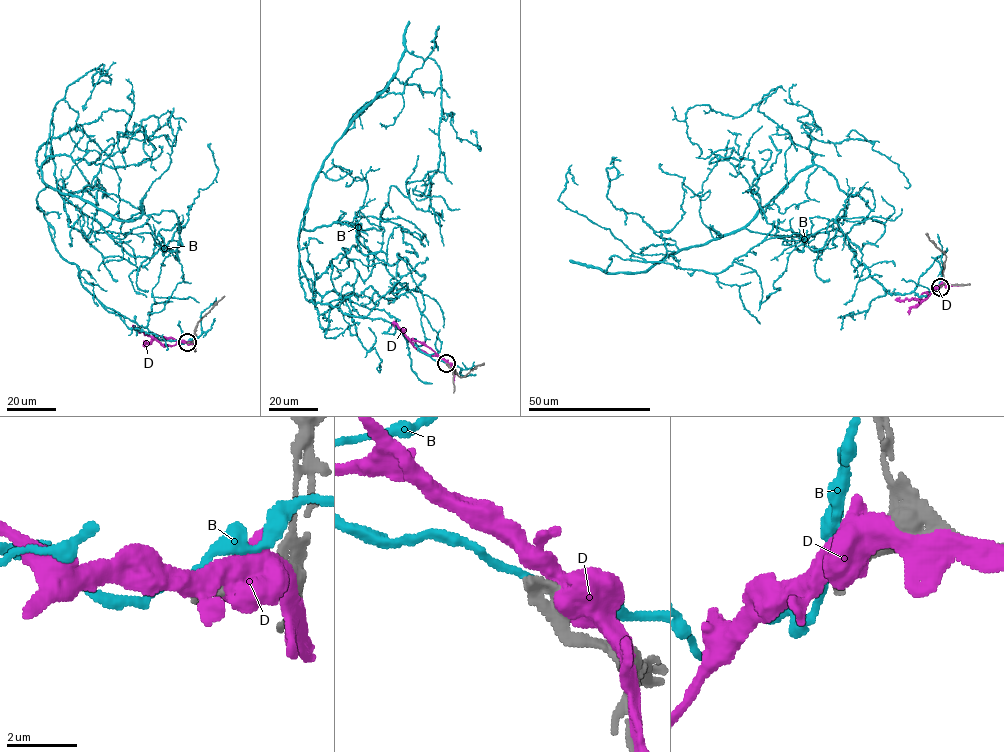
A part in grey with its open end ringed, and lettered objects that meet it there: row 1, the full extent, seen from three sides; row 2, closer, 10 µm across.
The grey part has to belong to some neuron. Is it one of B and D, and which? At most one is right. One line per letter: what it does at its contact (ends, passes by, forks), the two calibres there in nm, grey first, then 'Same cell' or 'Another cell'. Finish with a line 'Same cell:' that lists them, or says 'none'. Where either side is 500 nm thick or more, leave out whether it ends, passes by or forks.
B: It passes by. Thickness 400 nm (grey) against 240 nm. Another cell
D: Thickness 440 nm (grey) against 600 nm. Another cell
Same cell: none

